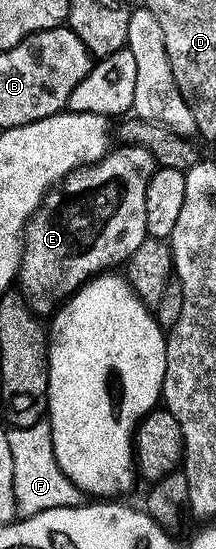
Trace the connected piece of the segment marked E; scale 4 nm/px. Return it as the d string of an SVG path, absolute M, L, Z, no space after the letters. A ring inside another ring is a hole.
M125 145L119 148L119 151L118 148L111 150L99 163L80 167L67 179L63 179L47 195L42 207L31 217L26 227L26 241L22 245L20 290L39 317L53 316L70 296L86 286L91 279L129 263L136 249L140 249L140 245L144 245L148 238L148 185L154 172L159 170L158 162L144 148Z

